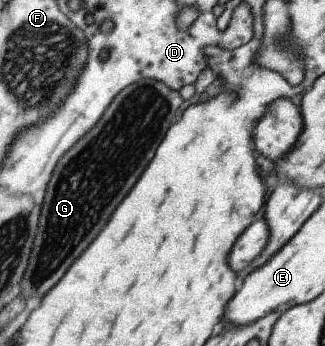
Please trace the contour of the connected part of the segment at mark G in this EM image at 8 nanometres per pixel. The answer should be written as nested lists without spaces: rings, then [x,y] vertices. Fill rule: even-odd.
[[[143,79],[113,98],[99,122],[65,151],[46,184],[39,224],[22,279],[21,298],[43,296],[105,226],[107,218],[131,190],[167,128],[175,122],[181,98],[161,81]],[[109,164],[109,172],[101,172]]]

